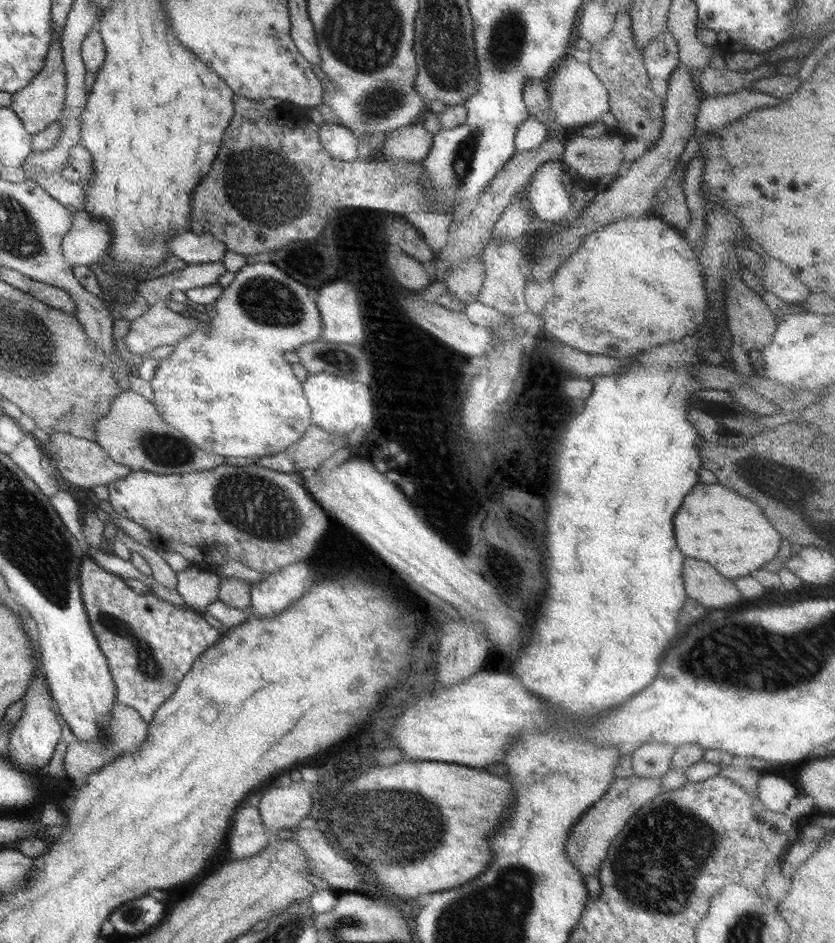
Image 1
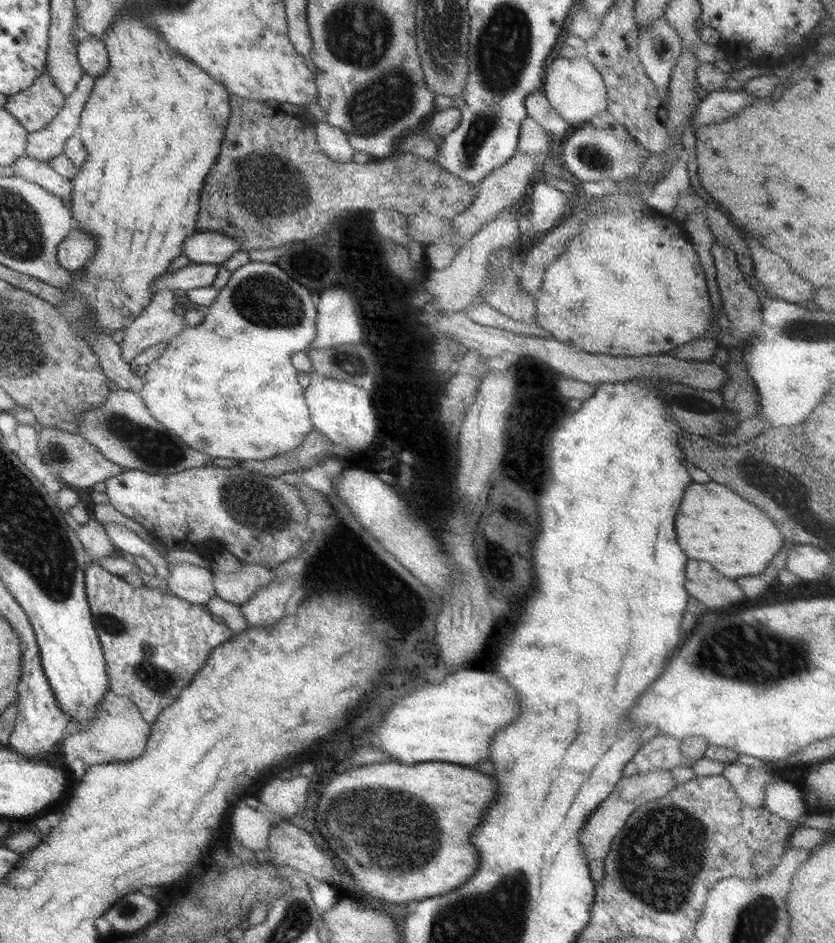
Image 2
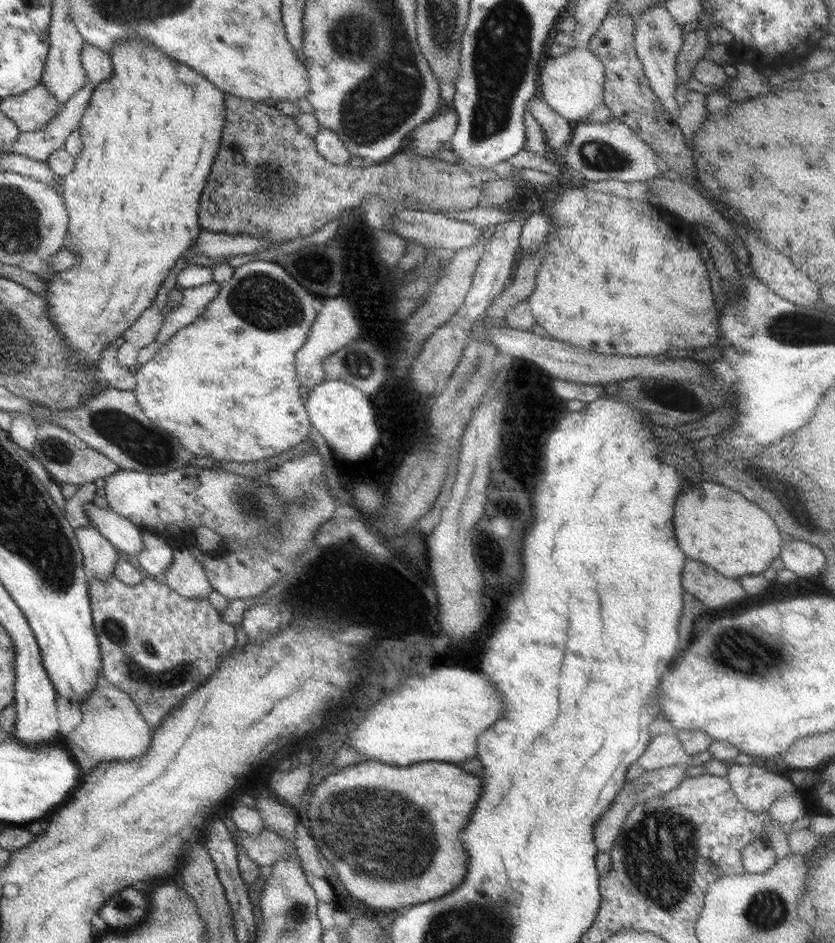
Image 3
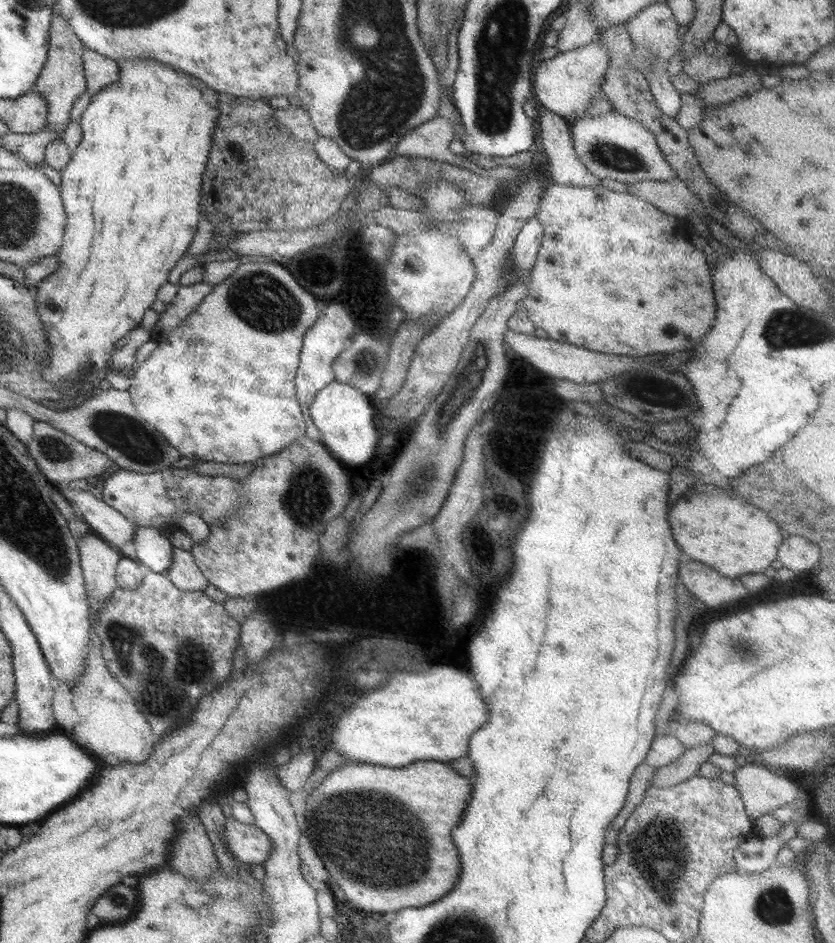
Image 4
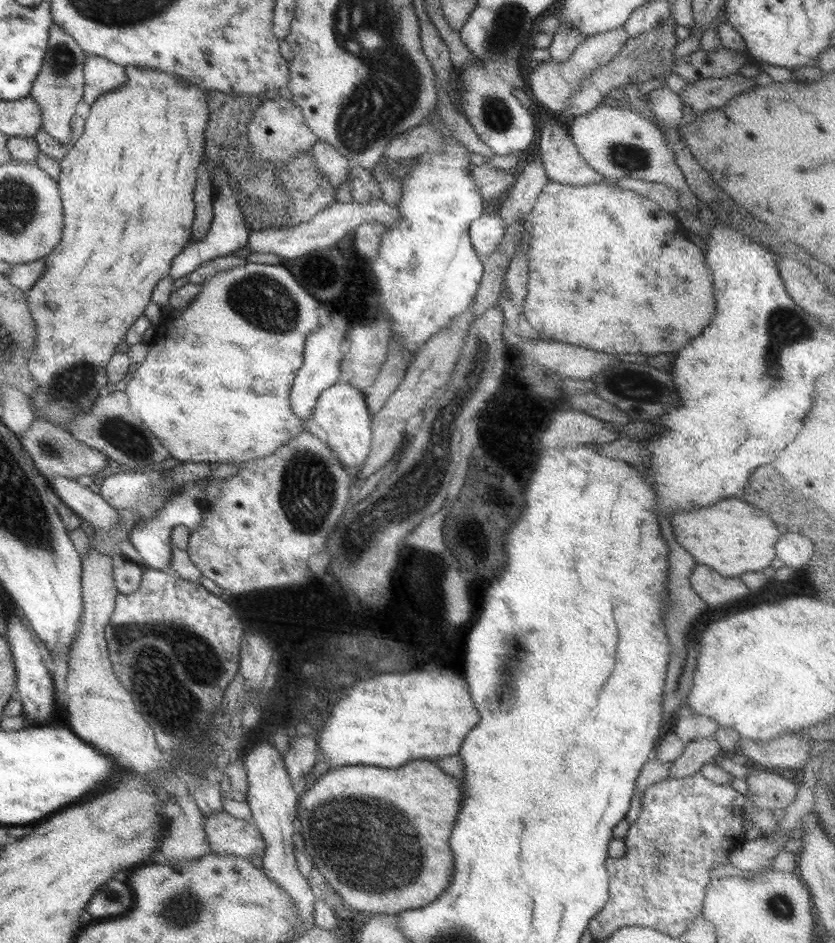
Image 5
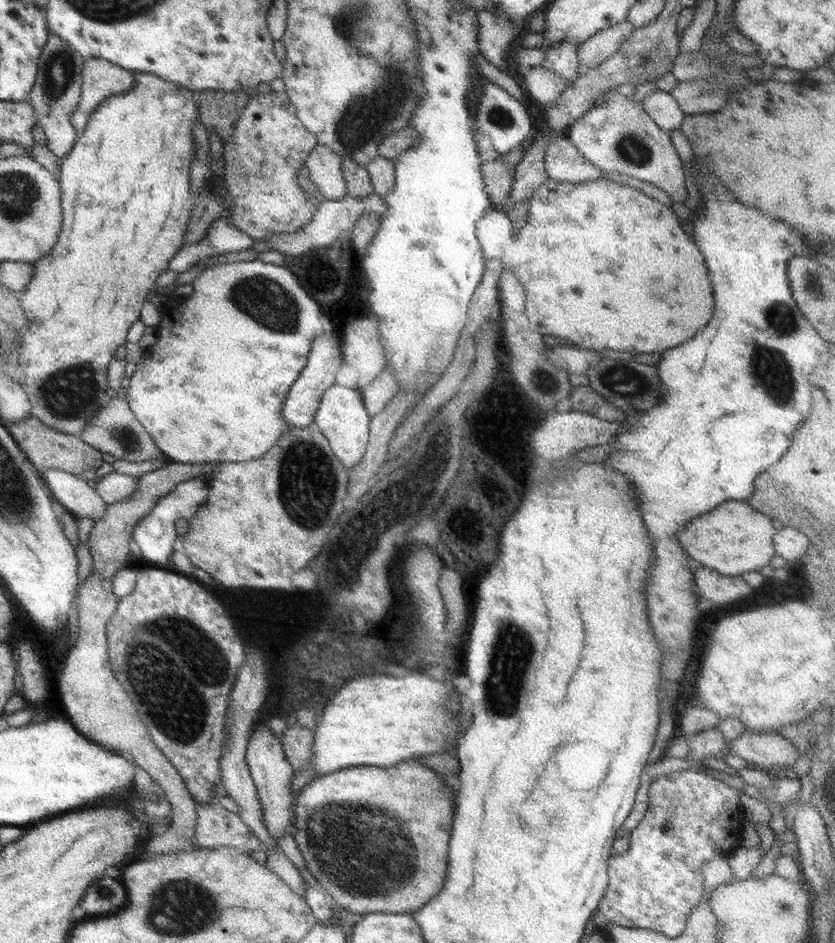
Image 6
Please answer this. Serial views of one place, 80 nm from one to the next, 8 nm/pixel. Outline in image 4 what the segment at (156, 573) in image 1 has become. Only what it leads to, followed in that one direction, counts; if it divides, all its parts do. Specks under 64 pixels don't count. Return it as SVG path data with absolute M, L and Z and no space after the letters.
M55 485L71 504L75 512L101 539L124 552L129 549L134 537L136 525L119 514L114 508L107 506L89 491L74 491L71 488Z

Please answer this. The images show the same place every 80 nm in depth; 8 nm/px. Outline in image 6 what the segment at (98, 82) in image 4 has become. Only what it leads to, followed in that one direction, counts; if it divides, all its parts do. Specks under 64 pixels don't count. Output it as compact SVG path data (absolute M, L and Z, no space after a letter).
M85 59L80 74L81 92L77 110L91 113L104 98L132 89L132 71L111 64L105 59Z

